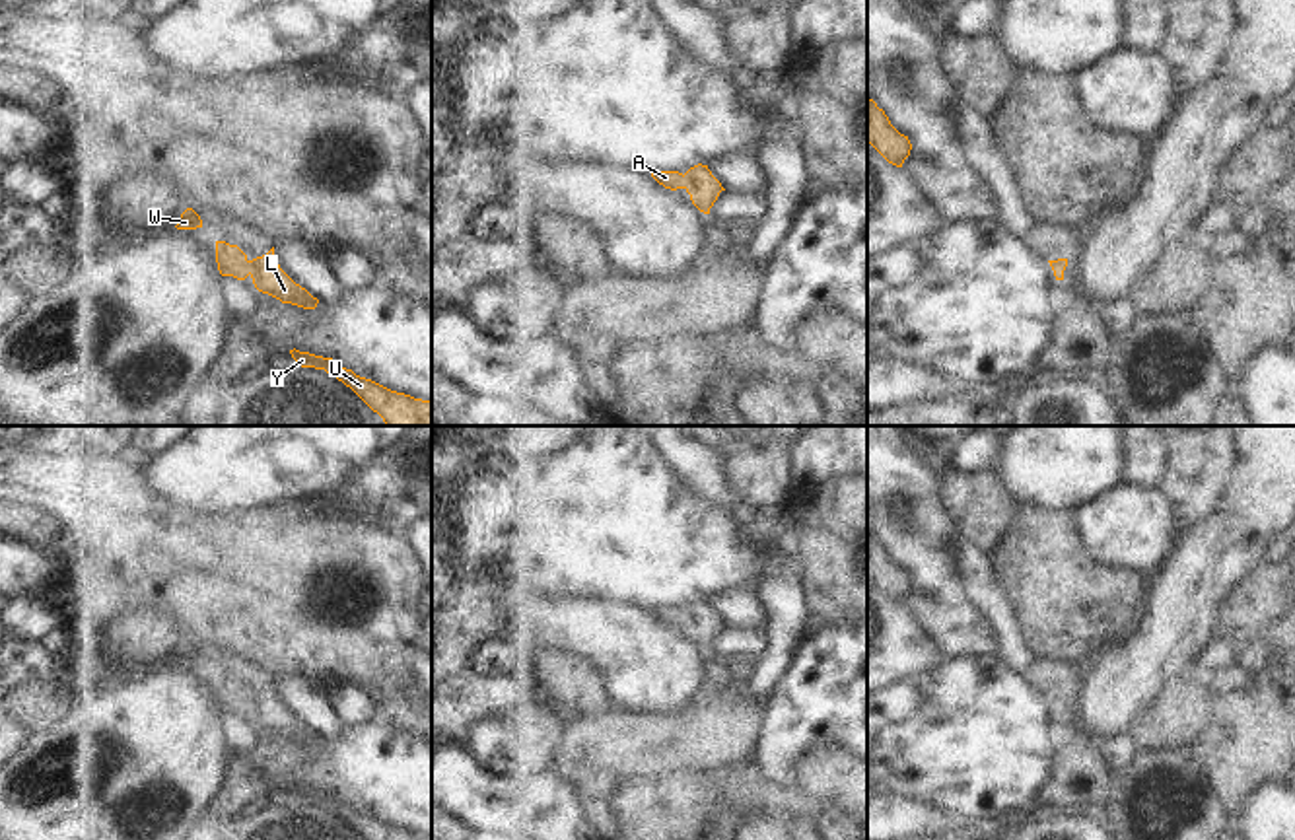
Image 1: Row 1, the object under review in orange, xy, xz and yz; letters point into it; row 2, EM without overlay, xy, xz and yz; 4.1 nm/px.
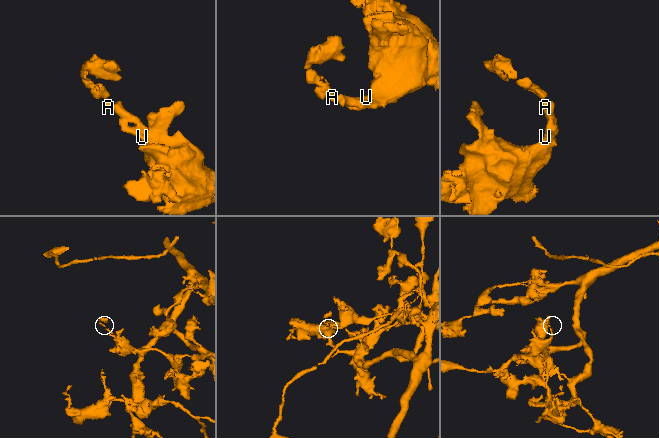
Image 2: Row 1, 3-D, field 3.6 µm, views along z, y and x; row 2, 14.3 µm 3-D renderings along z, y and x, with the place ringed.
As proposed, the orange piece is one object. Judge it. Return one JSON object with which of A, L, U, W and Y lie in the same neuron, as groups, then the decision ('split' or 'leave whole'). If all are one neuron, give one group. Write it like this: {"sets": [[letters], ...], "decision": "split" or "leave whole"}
{"sets": [["A", "L", "U", "W", "Y"]], "decision": "leave whole"}

